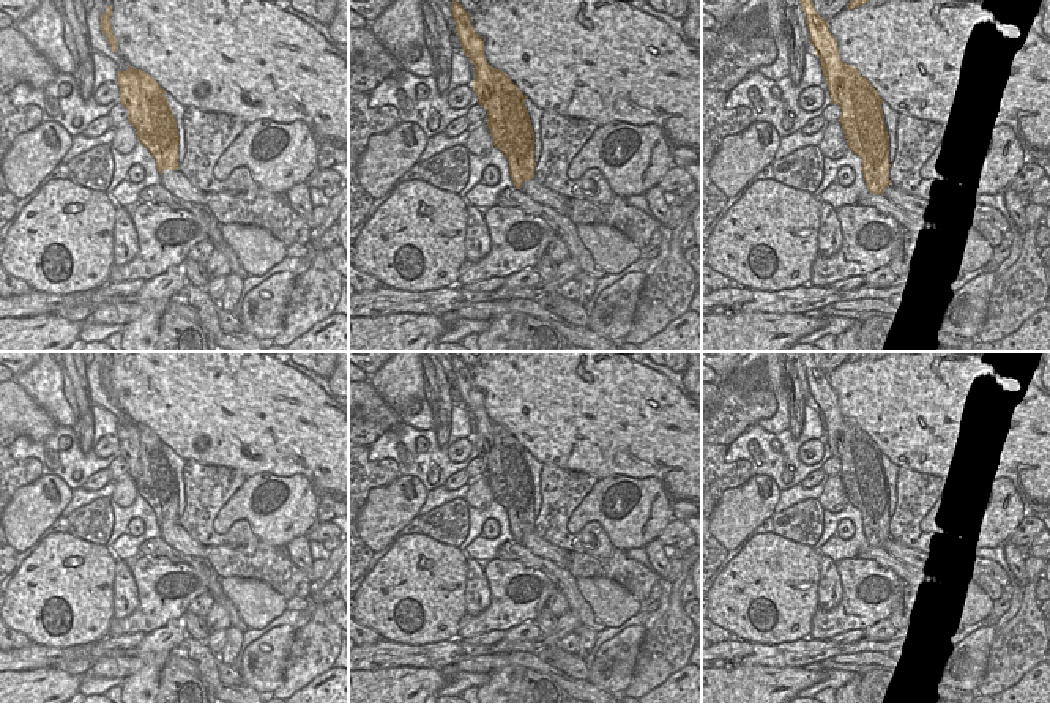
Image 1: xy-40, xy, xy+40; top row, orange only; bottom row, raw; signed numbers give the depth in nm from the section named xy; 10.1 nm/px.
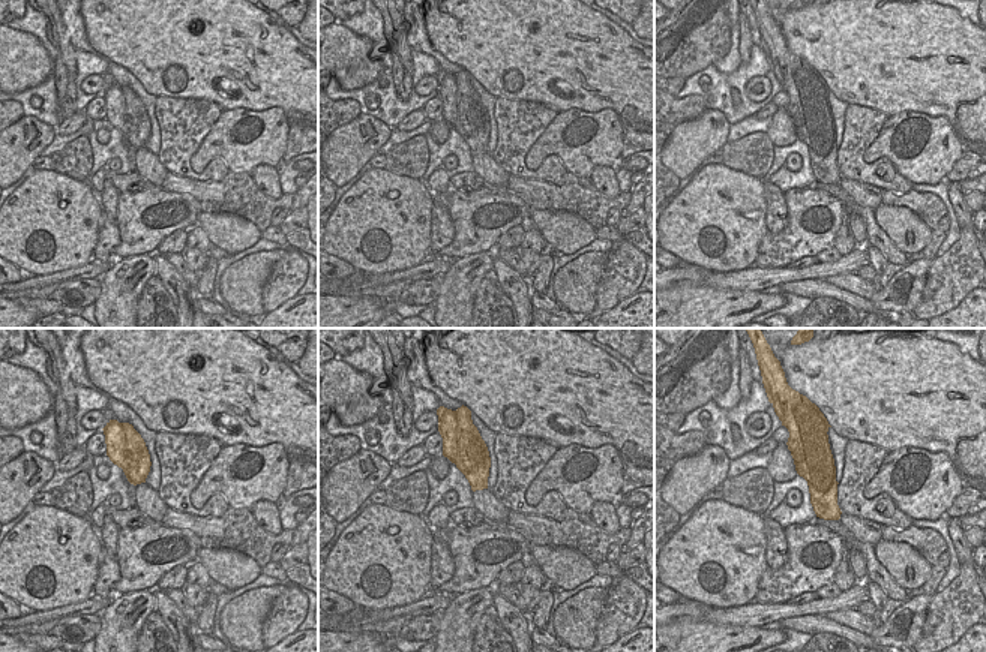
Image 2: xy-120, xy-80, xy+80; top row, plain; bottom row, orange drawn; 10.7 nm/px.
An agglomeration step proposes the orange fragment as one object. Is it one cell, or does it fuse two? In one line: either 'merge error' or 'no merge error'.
merge error

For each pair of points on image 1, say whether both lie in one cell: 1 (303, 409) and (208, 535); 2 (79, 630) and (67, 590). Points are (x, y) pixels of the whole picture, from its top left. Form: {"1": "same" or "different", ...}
{"1": "different", "2": "same"}

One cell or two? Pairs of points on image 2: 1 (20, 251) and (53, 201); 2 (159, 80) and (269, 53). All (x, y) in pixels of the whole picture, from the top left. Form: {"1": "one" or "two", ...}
{"1": "one", "2": "one"}

